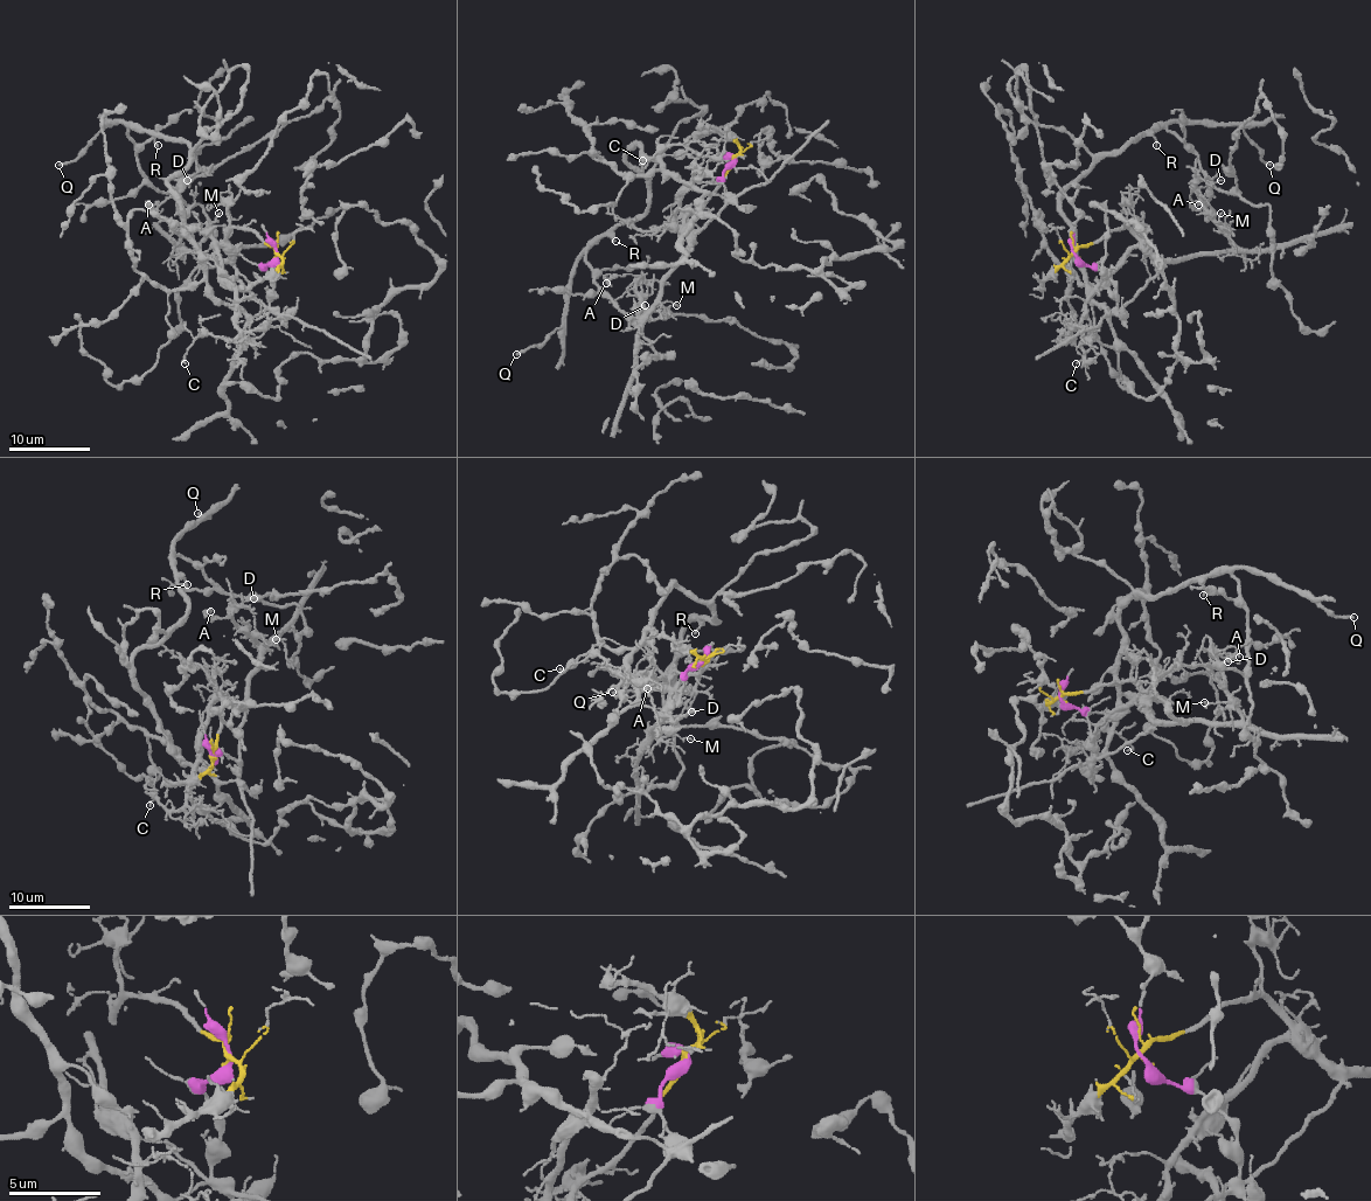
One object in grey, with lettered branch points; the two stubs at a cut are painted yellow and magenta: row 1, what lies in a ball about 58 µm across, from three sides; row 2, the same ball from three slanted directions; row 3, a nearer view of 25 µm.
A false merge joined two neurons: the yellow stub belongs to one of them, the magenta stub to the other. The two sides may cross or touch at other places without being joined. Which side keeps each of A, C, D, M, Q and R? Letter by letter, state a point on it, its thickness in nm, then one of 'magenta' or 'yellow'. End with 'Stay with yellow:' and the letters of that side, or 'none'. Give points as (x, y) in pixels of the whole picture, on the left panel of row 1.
A: place (148, 205); calibre 100 nm; yellow
C: place (185, 363); calibre 110 nm; yellow
D: place (187, 180); calibre 70 nm; yellow
M: place (218, 213); calibre 100 nm; yellow
Q: place (58, 165); calibre 170 nm; magenta
R: place (158, 145); calibre 110 nm; magenta
Stay with yellow: A, C, D, M

